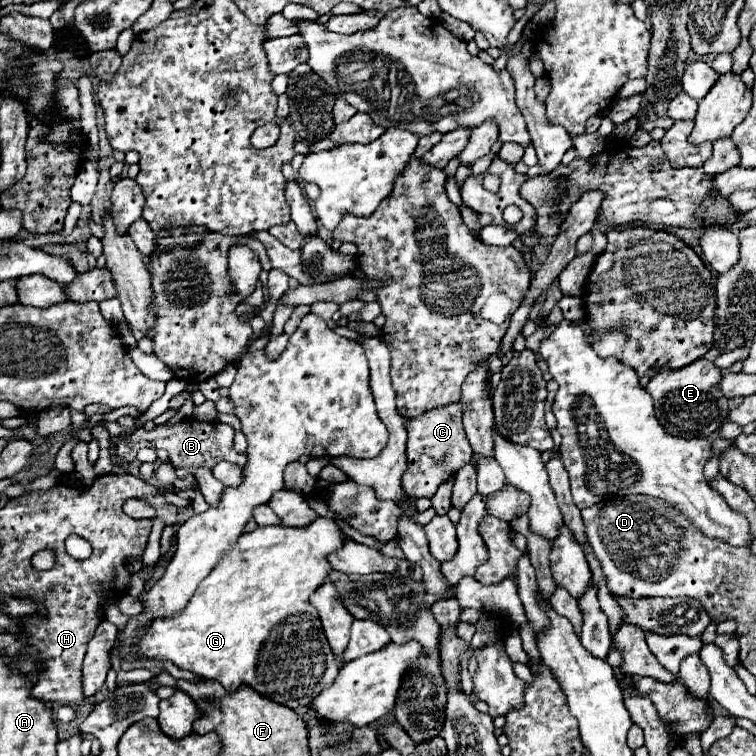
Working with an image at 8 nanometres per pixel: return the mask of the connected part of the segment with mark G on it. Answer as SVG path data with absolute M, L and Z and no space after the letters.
M323 517L313 521L309 529L277 525L257 527L253 533L241 535L233 549L217 561L211 577L199 585L183 613L159 617L145 629L137 645L137 655L155 661L171 661L179 669L187 669L201 679L219 681L227 691L251 685L259 695L289 709L307 707L339 673L339 661L327 643L317 609L309 603L309 595L333 571L325 555L339 549L341 543L343 533L337 523Z

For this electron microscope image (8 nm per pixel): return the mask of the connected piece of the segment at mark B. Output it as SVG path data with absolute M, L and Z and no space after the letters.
M179 421L175 425L159 425L153 429L143 429L139 427L135 433L117 439L113 443L113 455L119 459L119 463L127 465L135 461L135 455L141 447L149 447L153 445L155 449L165 449L169 451L169 459L177 469L177 477L183 479L187 475L197 473L195 467L205 467L205 469L213 469L219 461L229 461L229 463L237 463L241 467L245 467L247 463L247 455L245 453L237 453L233 449L233 433L235 429L231 425L225 423L203 423L203 421Z

